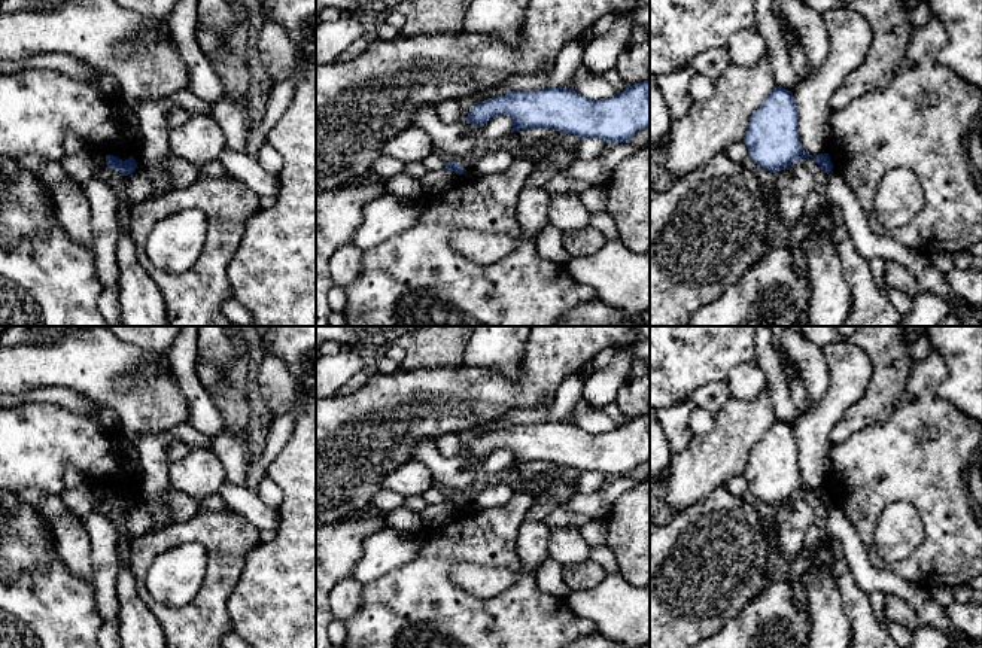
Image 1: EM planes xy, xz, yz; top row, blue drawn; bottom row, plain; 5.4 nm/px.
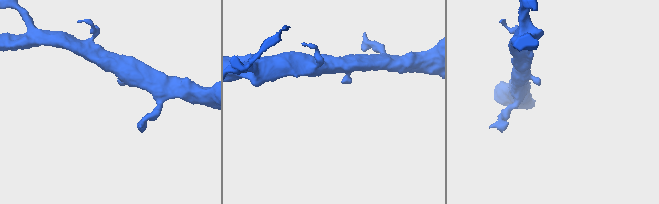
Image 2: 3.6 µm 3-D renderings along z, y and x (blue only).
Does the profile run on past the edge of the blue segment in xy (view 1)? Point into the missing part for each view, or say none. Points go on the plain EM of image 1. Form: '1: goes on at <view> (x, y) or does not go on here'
1: does not go on here

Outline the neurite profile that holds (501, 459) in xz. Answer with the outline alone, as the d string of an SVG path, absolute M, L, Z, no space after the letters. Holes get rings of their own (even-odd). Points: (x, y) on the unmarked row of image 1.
M507 448L495 450L480 460L480 474L493 475L508 469L513 465L513 453Z

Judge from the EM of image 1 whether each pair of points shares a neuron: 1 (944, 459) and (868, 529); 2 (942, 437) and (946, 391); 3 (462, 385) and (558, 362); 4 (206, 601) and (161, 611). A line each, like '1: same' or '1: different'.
1: same
2: different
3: same
4: same

